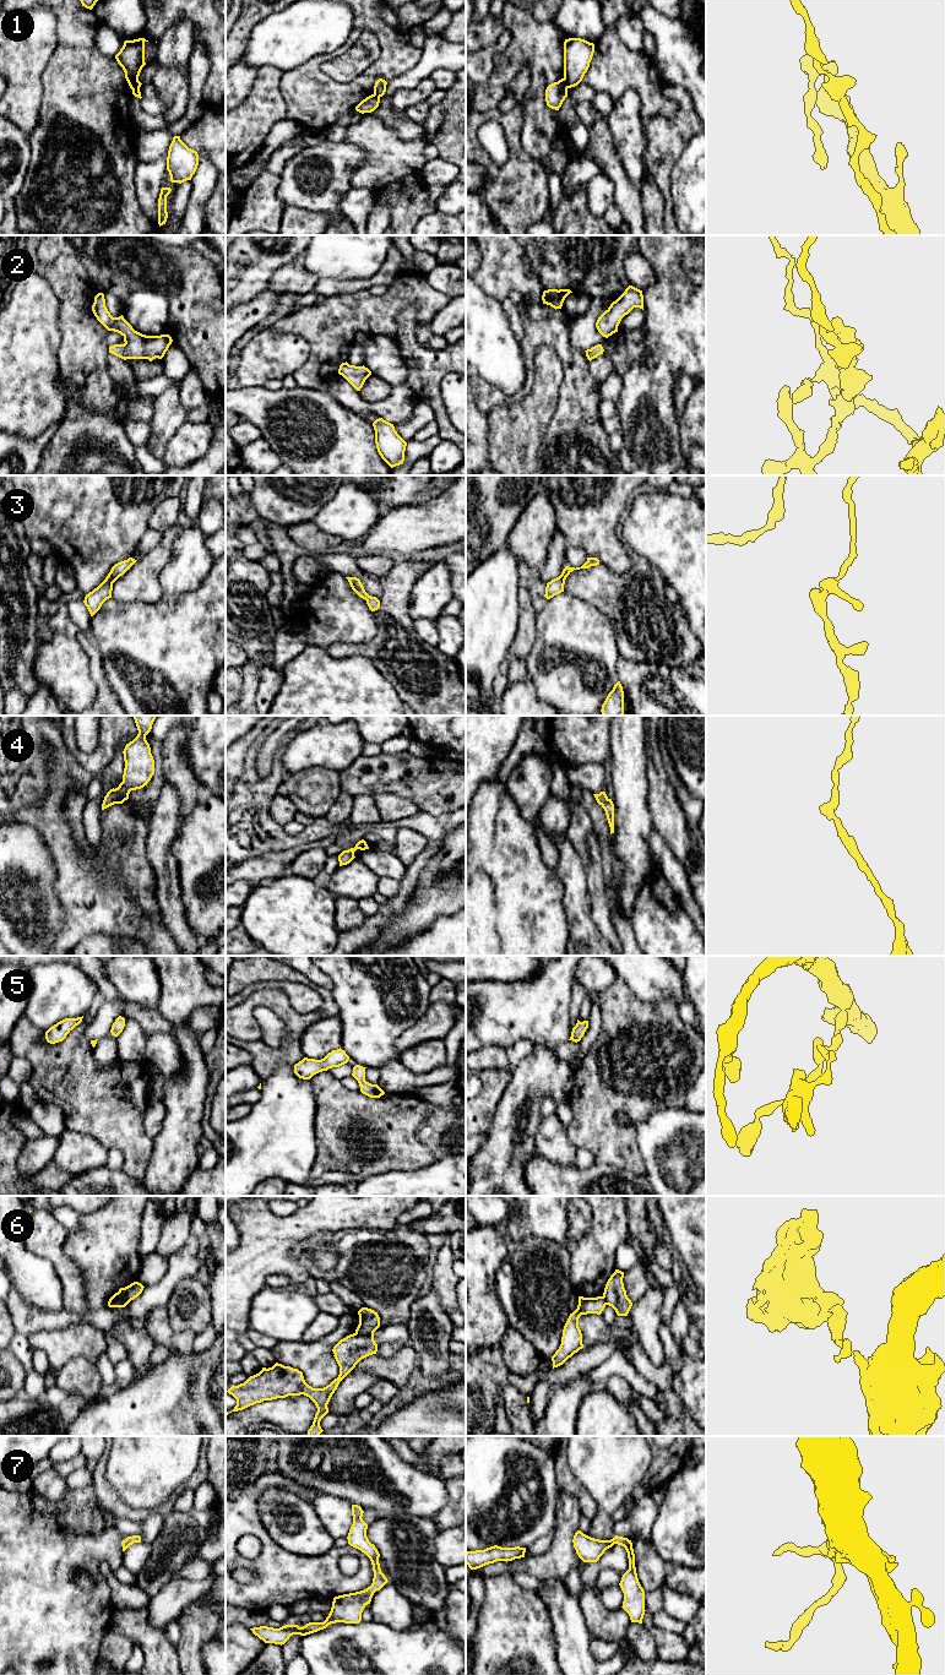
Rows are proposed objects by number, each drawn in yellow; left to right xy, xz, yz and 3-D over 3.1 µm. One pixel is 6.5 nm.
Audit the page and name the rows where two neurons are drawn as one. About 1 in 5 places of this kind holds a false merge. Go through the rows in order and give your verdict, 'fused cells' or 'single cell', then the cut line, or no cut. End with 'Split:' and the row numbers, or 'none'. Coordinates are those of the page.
1: fused cells; cut yz (564, 77), (568, 87)
2: single cell; cut none
3: single cell; cut none
4: single cell; cut none
5: single cell; cut none
6: fused cells; cut xz (356, 1332), (373, 1333)
7: single cell; cut none
Split: 1, 6

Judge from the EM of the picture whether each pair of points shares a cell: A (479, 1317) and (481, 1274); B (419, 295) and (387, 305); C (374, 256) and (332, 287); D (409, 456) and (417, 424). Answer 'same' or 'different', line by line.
A: same
B: same
C: different
D: same

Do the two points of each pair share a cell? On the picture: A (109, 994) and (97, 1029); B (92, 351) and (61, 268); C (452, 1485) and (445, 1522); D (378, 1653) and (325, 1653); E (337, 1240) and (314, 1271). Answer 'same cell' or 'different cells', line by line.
A: different cells
B: same cell
C: same cell
D: same cell
E: same cell

